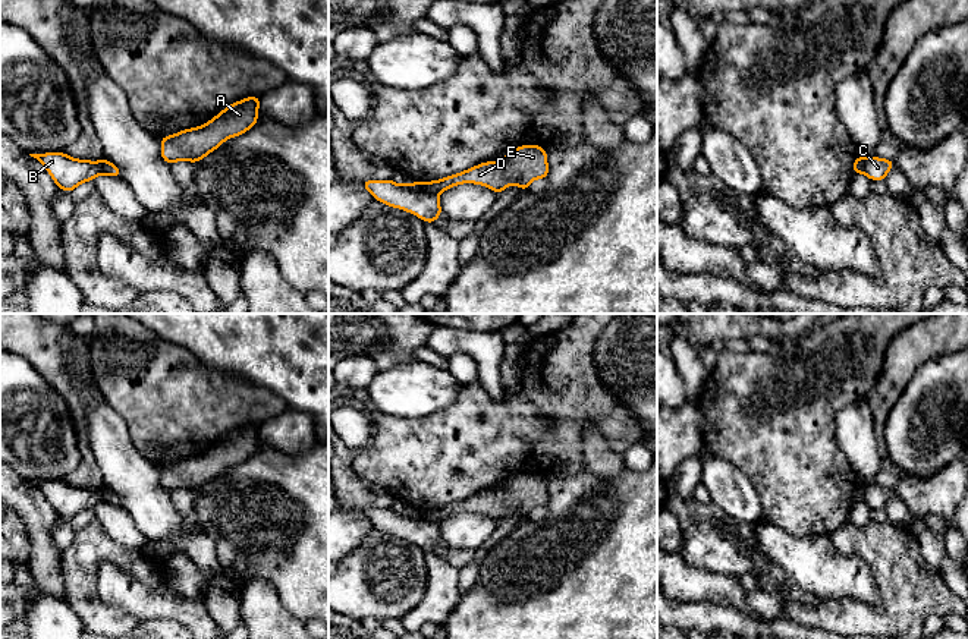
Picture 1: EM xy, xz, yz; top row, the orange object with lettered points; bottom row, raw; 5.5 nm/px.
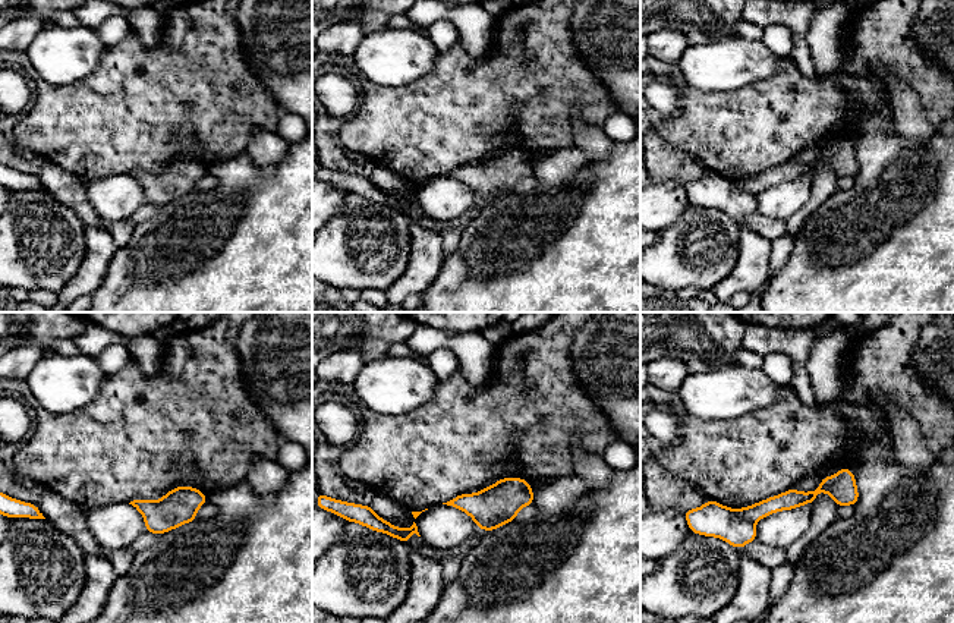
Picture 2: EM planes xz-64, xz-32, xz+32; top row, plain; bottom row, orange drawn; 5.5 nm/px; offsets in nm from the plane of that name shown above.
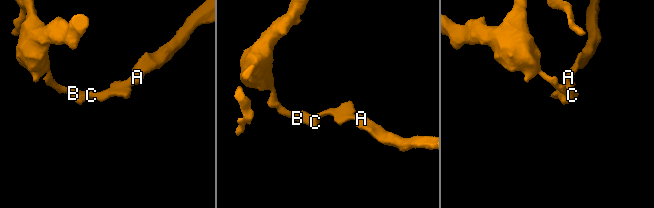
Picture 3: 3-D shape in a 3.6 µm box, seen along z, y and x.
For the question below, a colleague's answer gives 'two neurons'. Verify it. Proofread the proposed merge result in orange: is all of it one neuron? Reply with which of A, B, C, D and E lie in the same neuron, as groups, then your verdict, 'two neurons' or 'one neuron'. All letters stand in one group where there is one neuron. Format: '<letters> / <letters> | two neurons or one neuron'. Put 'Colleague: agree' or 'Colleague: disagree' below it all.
A D E / B C | two neurons
Colleague: agree

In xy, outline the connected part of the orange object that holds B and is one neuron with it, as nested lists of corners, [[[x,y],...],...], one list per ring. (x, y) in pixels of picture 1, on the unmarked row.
[[[45,481],[29,484],[37,487],[50,501],[57,516],[66,520],[73,520],[73,517],[84,510],[94,509],[98,503],[106,503],[103,488],[76,488],[65,481]]]

